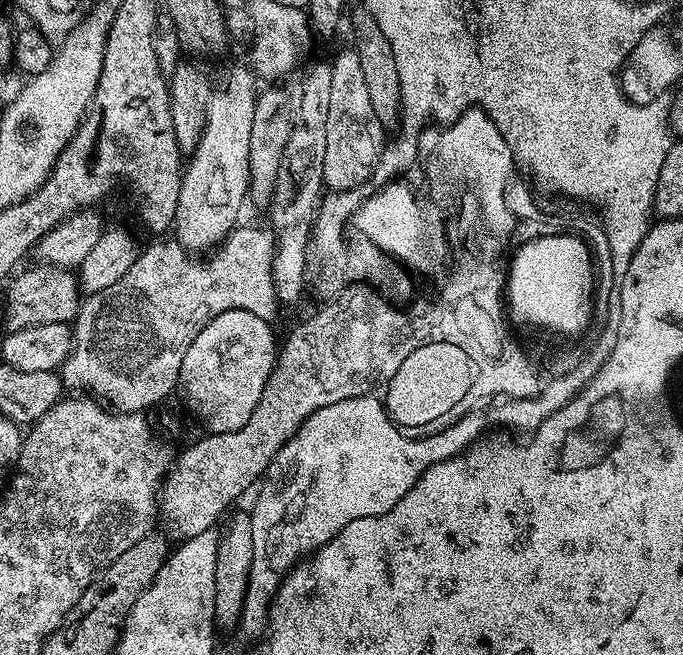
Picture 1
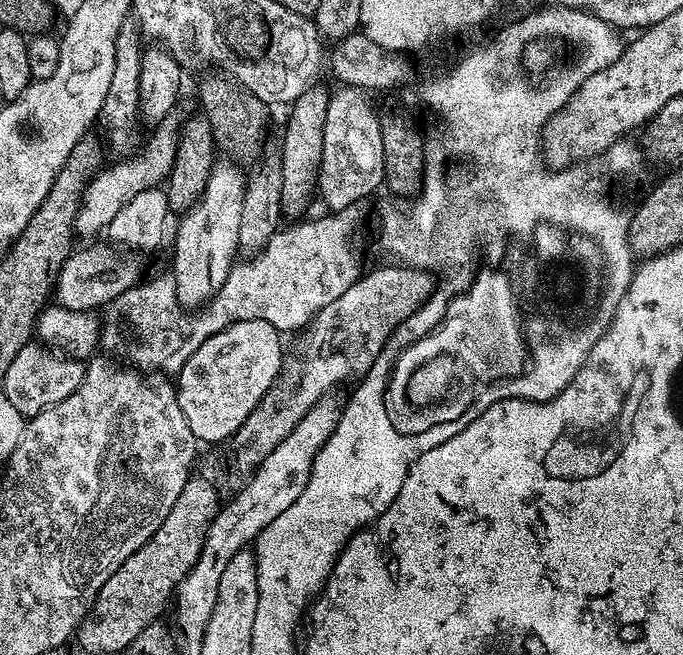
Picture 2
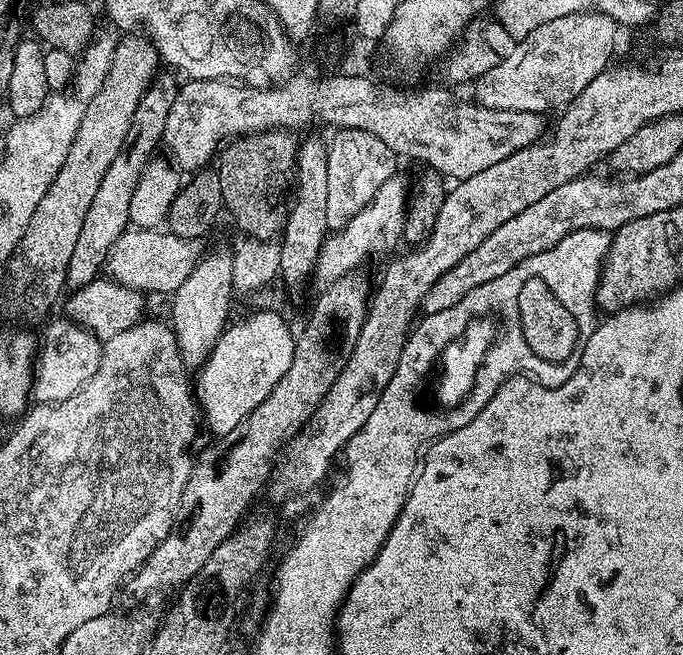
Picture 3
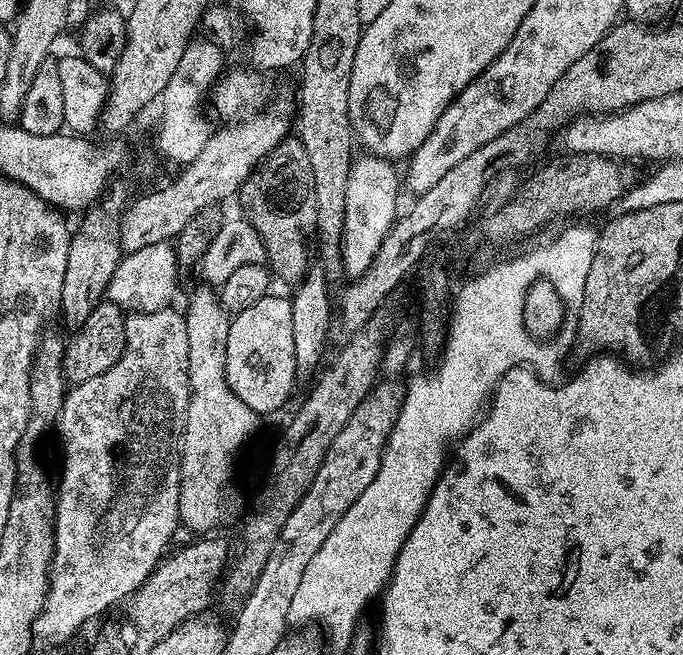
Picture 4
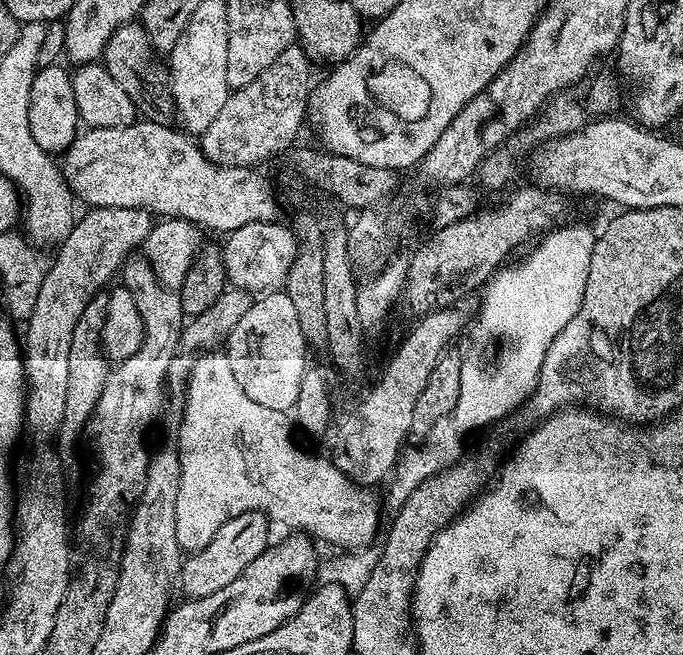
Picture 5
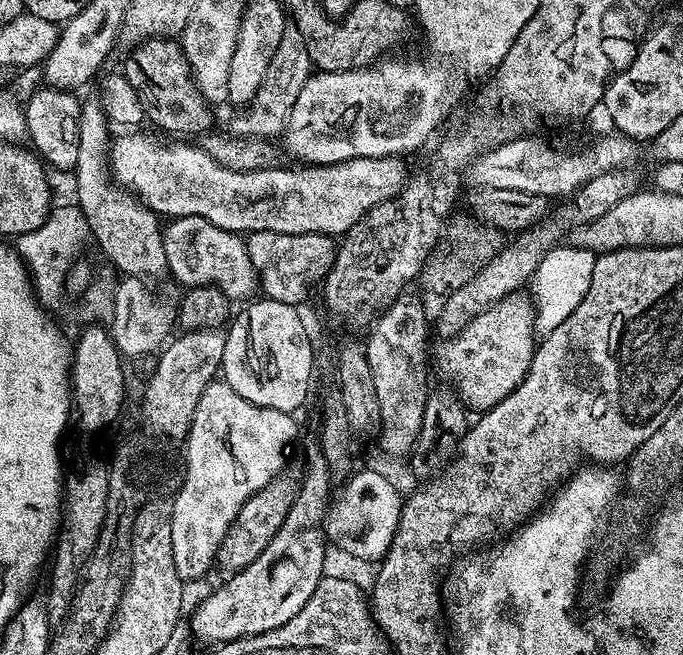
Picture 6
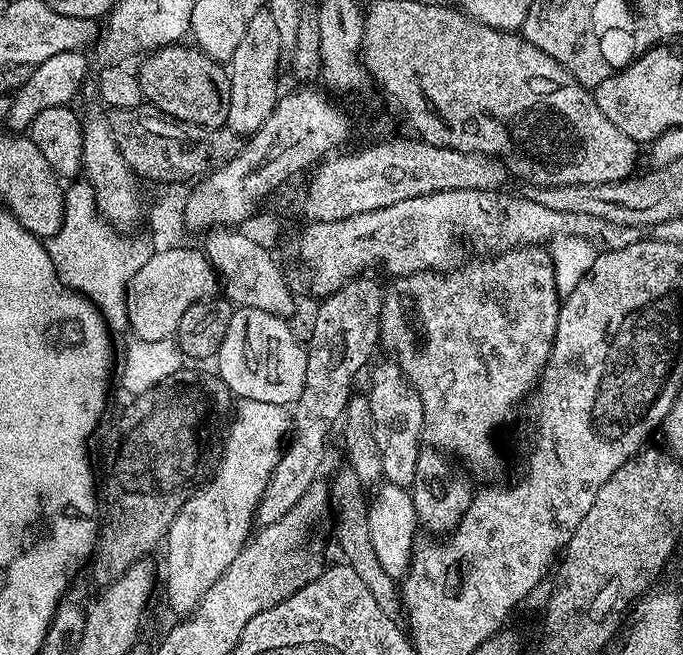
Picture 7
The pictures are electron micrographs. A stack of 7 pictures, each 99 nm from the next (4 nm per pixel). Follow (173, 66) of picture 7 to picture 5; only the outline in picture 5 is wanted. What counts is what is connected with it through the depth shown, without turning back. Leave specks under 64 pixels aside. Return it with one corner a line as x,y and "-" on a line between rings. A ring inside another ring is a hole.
133,22
118,26
118,30
114,30
114,34
104,51
102,63
106,70
110,70
114,82
118,82
122,86
122,90
126,90
126,94
132,96
137,109
143,115
144,112
148,115
145,117
149,121
168,124
171,121
171,116
174,116
174,101
171,91
165,85
163,88
159,84
160,64
156,59
158,56
153,49
148,31
144,29
143,23

